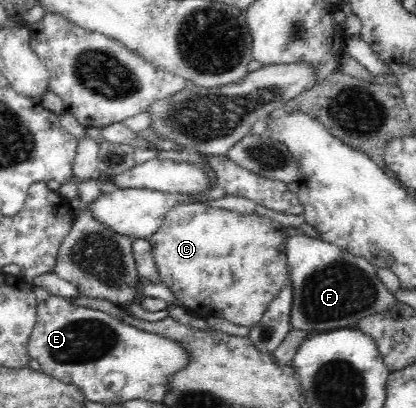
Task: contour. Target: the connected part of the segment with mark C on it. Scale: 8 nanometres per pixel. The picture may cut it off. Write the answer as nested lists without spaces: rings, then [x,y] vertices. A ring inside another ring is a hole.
[[[199,202],[179,204],[171,208],[159,230],[148,241],[159,280],[199,318],[222,317],[234,325],[251,328],[262,320],[263,312],[278,292],[283,290],[287,280],[285,228],[257,213],[237,214]]]

